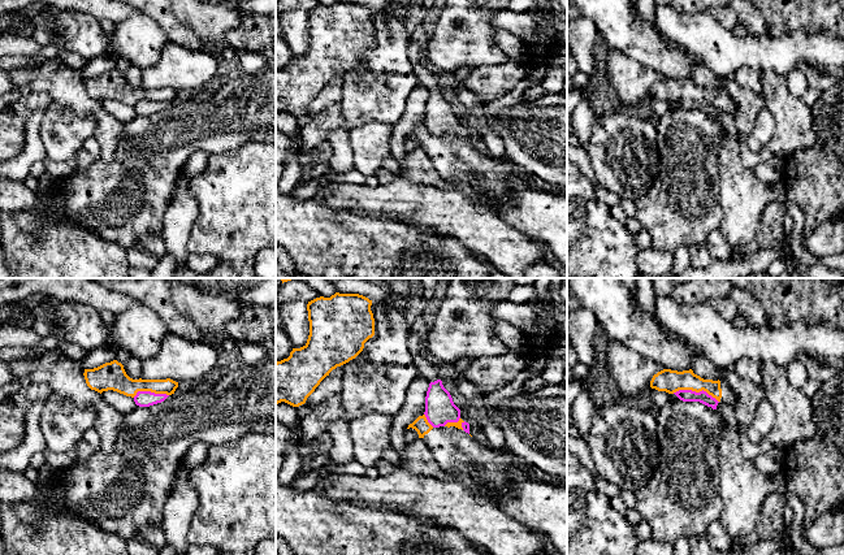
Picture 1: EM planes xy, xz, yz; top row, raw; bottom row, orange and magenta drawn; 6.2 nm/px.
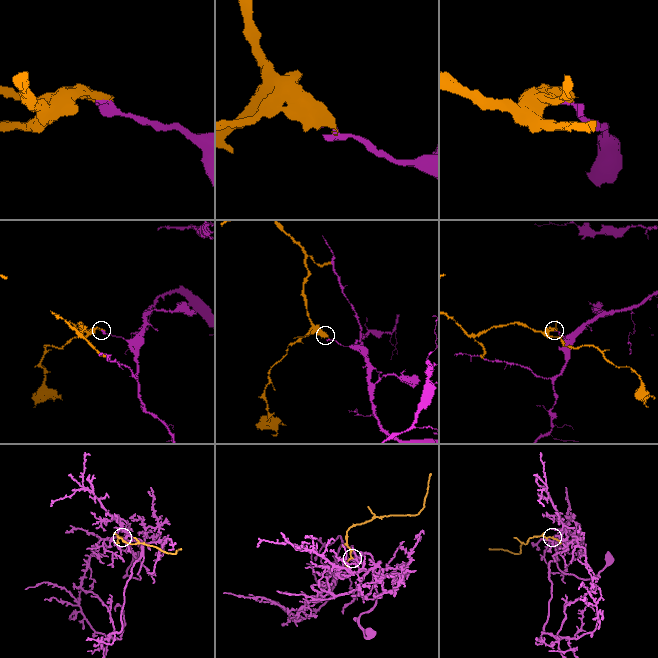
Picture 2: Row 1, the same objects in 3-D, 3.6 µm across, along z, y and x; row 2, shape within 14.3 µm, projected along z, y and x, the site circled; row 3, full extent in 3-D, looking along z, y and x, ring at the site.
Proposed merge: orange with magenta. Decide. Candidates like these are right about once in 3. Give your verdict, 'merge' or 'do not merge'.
do not merge

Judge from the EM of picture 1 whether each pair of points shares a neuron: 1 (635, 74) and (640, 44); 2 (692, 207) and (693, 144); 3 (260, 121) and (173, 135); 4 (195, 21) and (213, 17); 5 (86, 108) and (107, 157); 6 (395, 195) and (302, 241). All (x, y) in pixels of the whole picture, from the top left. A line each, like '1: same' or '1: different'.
1: different
2: same
3: same
4: same
5: same
6: different

